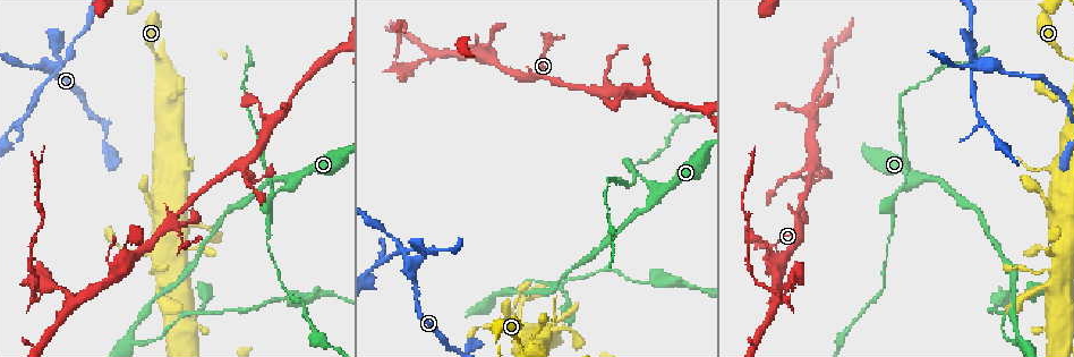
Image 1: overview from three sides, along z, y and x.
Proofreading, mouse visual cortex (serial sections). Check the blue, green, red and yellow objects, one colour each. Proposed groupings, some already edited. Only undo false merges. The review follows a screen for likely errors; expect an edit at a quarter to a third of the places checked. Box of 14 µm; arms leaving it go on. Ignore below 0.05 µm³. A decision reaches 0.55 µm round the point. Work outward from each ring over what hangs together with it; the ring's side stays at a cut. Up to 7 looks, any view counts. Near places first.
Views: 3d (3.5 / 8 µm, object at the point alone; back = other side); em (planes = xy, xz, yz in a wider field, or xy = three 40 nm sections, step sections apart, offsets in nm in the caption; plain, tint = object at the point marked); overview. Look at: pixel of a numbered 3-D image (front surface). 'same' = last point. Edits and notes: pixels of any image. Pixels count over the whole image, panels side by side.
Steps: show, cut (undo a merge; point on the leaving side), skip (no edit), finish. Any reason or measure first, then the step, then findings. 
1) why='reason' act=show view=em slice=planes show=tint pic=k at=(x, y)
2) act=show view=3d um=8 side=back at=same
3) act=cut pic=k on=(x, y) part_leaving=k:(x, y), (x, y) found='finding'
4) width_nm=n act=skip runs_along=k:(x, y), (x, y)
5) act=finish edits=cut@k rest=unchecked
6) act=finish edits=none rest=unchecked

act=show view=3d um=8 pic=1 at=(640, 174)

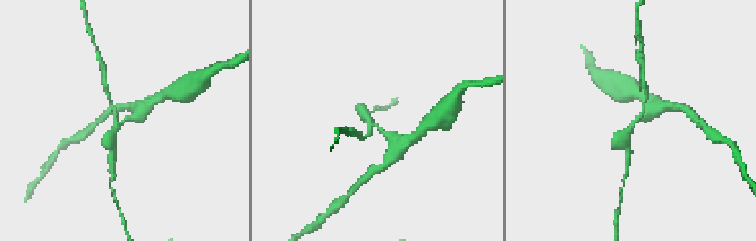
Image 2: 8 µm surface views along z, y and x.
act=show view=3d um=3.5 pic=2 at=(376, 124)

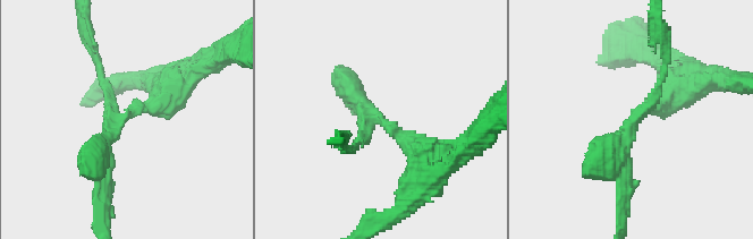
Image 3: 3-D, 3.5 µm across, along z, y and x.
arms=3 arm_widths_nm=100,300,400 act=show view=em slice=xy step=1 show=tint pic=3 at=(380, 118)

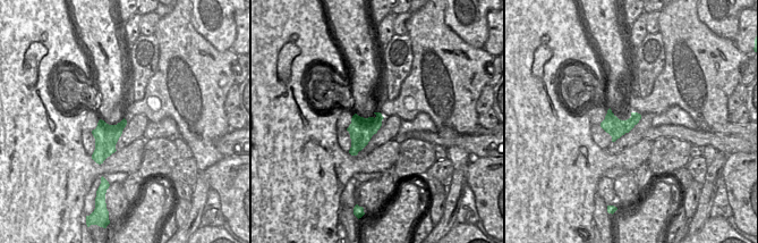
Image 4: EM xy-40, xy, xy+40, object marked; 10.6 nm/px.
act=cut pic=3 on=(98, 221) found='a second cell is stuck on'

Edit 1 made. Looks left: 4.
why='redraw' act=show view=overview

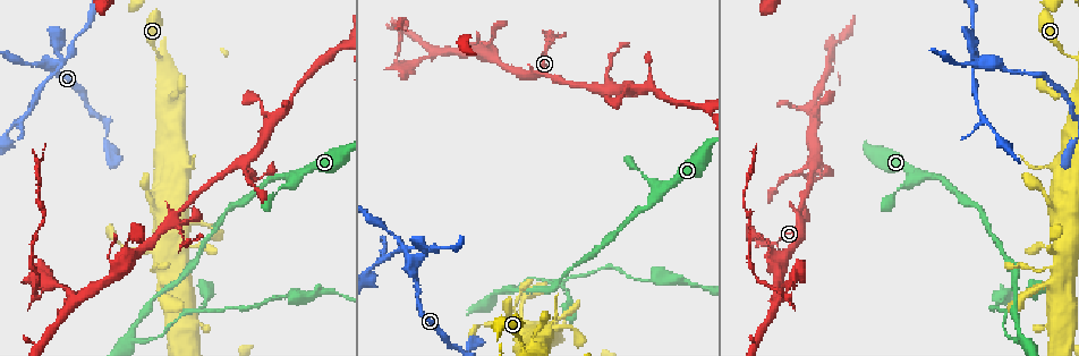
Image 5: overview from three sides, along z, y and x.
why='four-way junction' act=show view=3d um=3.5 pic=5 at=(50, 62)

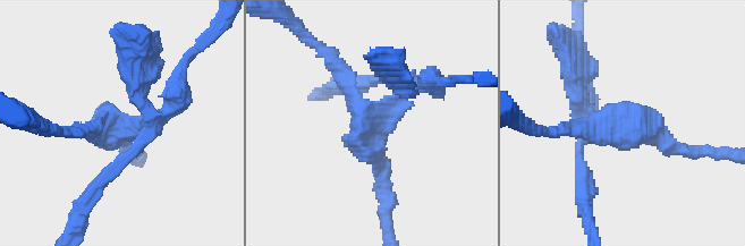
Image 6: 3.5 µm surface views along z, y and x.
why='now the EM' act=show view=em slice=xy step=1 show=tint pic=6 at=(368, 120)

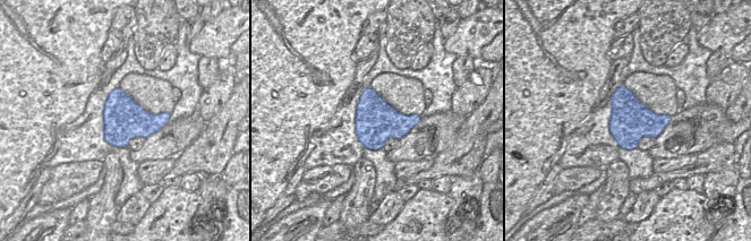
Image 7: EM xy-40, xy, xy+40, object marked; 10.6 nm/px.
act=show view=em slice=planes show=tint at=same

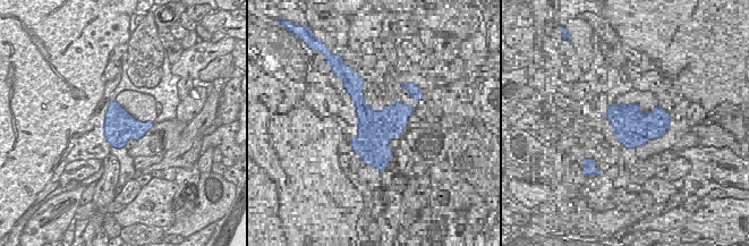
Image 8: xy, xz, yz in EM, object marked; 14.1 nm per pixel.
width_nm=440 act=cut pic=6 on=(378, 79) part_leaving=6:(150, 119), (153, 130), (87, 200) found='two cells meet here'

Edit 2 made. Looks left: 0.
act=finish edits=cut@3,cut@6 rest=unchecked

